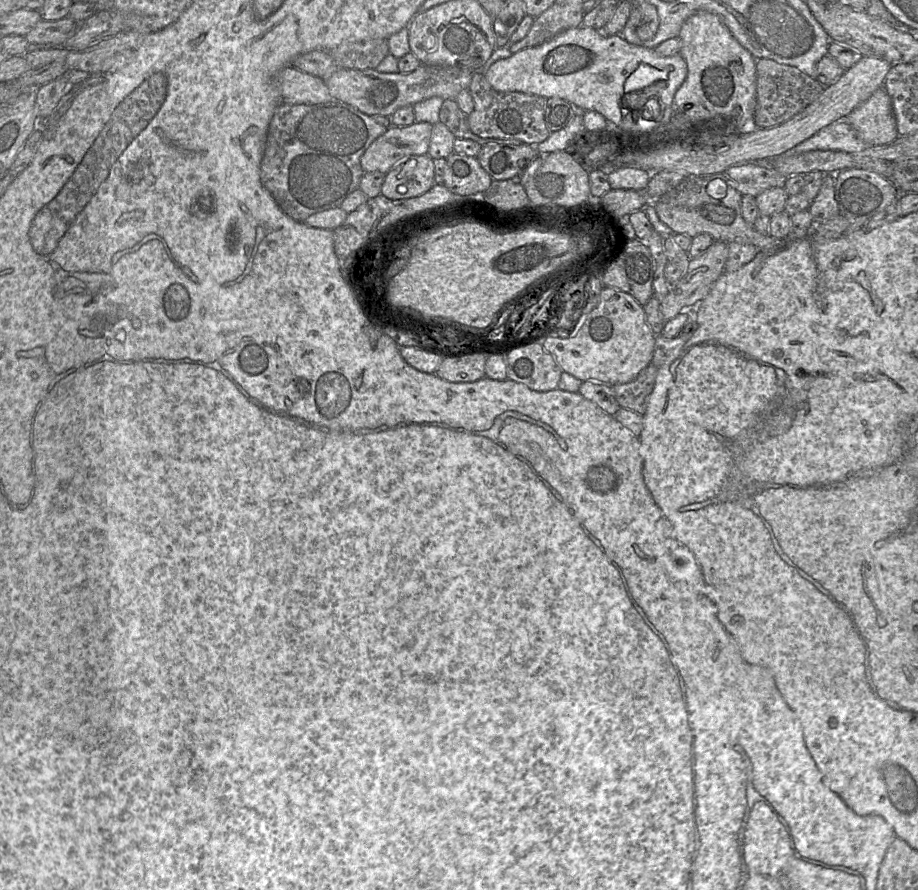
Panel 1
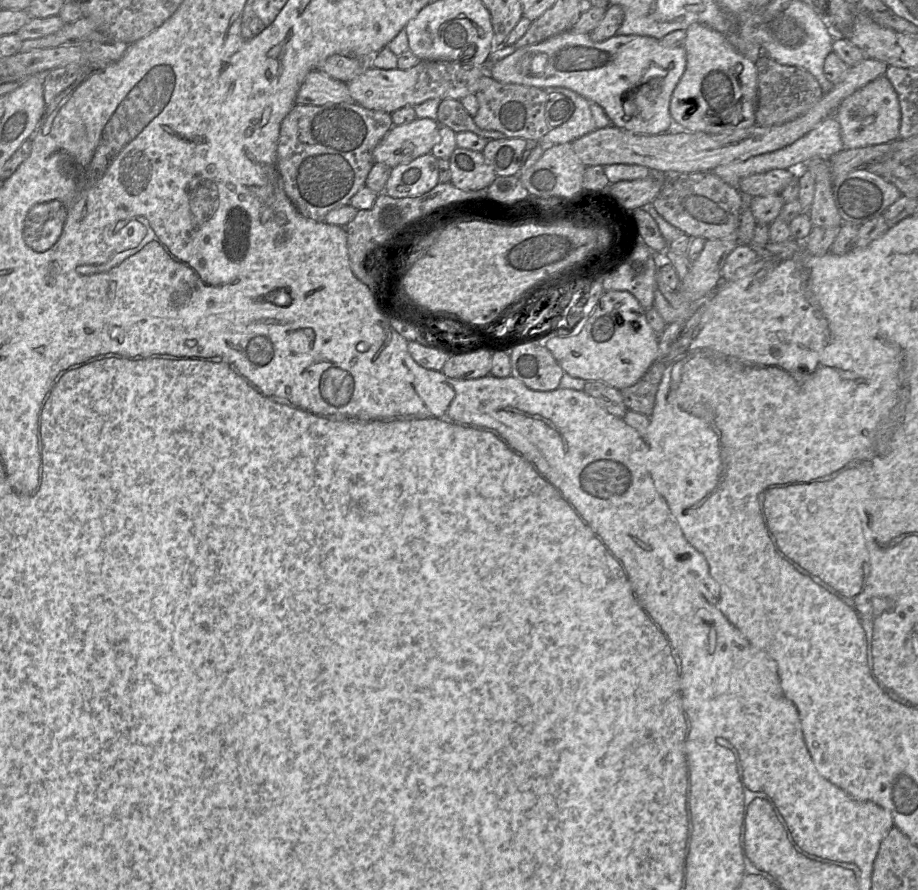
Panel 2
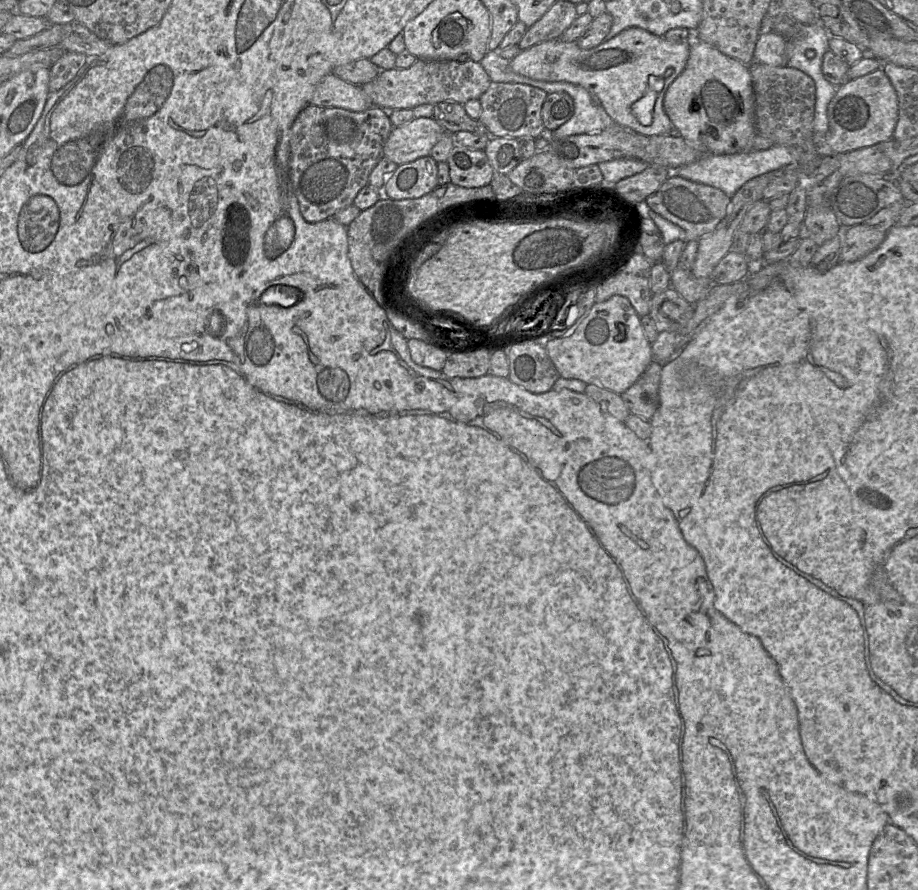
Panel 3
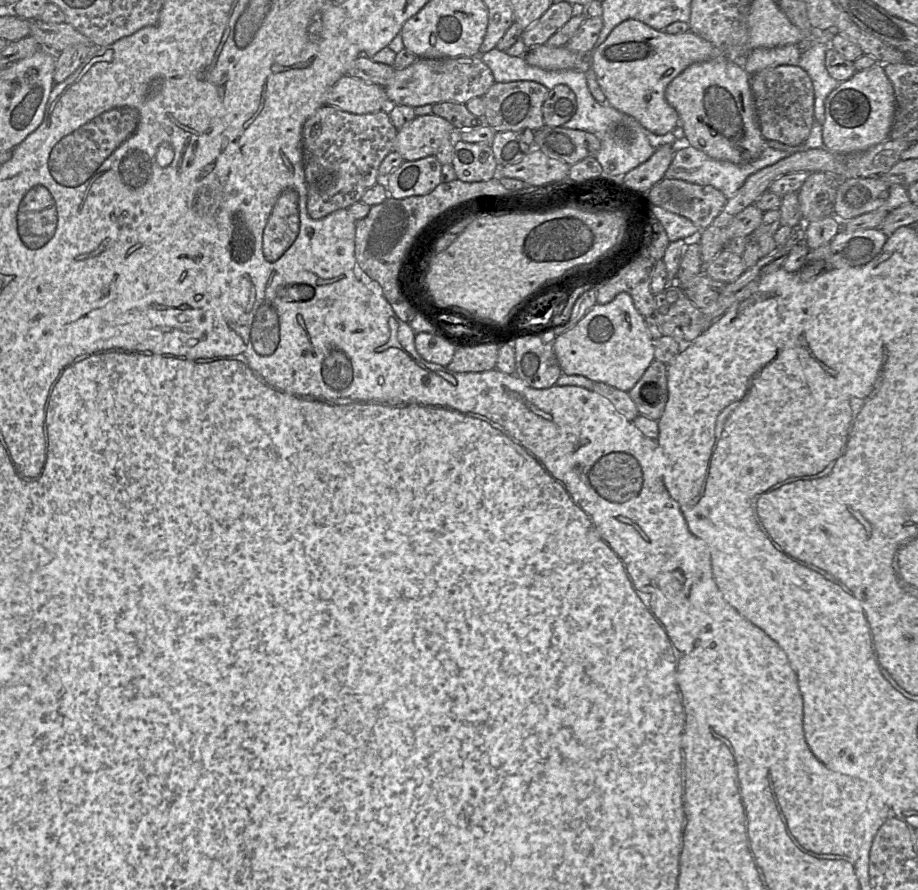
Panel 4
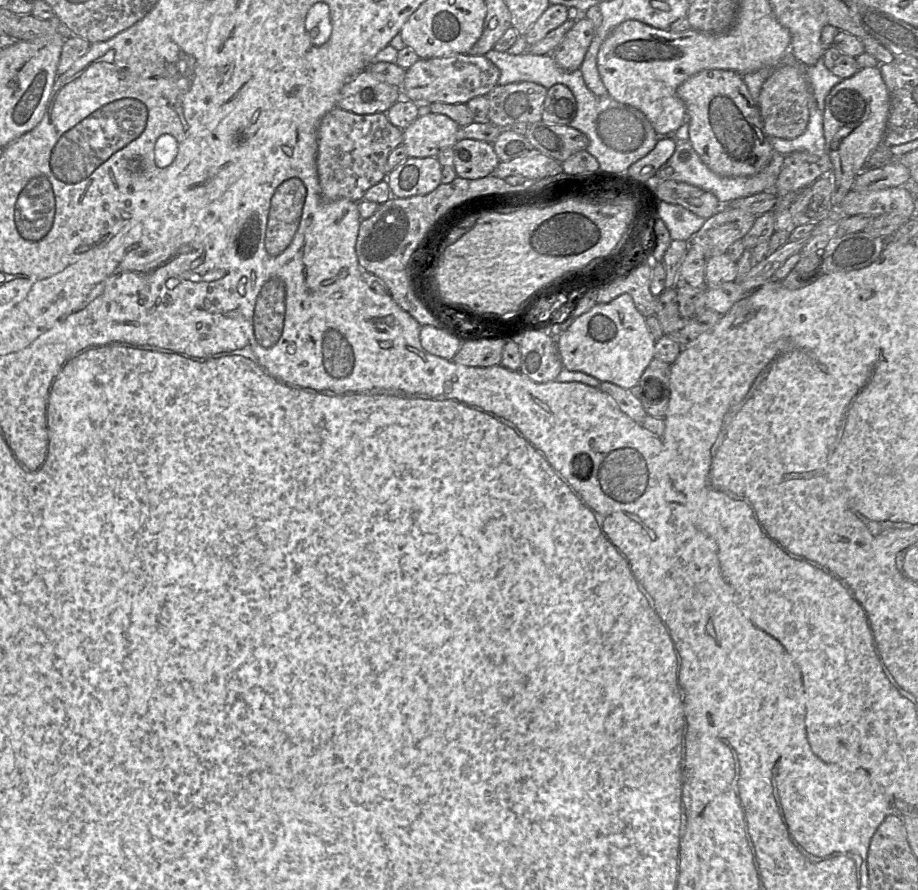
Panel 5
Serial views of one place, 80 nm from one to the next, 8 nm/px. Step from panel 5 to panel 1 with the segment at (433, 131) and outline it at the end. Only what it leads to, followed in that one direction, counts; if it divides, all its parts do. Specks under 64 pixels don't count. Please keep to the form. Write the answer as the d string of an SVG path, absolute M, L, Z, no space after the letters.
M427 122L401 127L391 125L361 156L363 171L386 174L402 158L427 154L431 131L432 125Z

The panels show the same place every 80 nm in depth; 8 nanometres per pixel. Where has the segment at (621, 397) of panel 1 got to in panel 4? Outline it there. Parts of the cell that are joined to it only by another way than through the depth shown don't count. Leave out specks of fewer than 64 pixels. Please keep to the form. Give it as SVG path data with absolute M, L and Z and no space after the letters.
M654 360L627 393L639 415L658 421L668 400L667 365Z

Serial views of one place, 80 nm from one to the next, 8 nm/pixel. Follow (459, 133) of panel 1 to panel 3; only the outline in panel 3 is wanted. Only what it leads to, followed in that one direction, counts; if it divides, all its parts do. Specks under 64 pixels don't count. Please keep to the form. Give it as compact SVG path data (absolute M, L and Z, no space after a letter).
M444 101L434 105L432 117L444 130L456 133L468 131L483 136L490 136L490 131L478 120L468 116L464 106L455 101Z

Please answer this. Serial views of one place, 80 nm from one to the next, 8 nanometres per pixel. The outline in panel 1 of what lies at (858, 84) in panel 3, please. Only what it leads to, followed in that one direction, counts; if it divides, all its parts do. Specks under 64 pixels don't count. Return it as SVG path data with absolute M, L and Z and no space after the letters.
M883 86L856 106L846 116L846 120L858 138L868 146L887 144L900 137L892 101Z

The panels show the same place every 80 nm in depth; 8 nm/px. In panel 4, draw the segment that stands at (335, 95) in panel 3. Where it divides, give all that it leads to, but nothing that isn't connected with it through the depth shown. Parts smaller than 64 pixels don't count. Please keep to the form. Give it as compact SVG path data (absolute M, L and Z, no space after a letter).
M344 75L328 91L325 105L353 114L367 114L390 104L382 86Z

